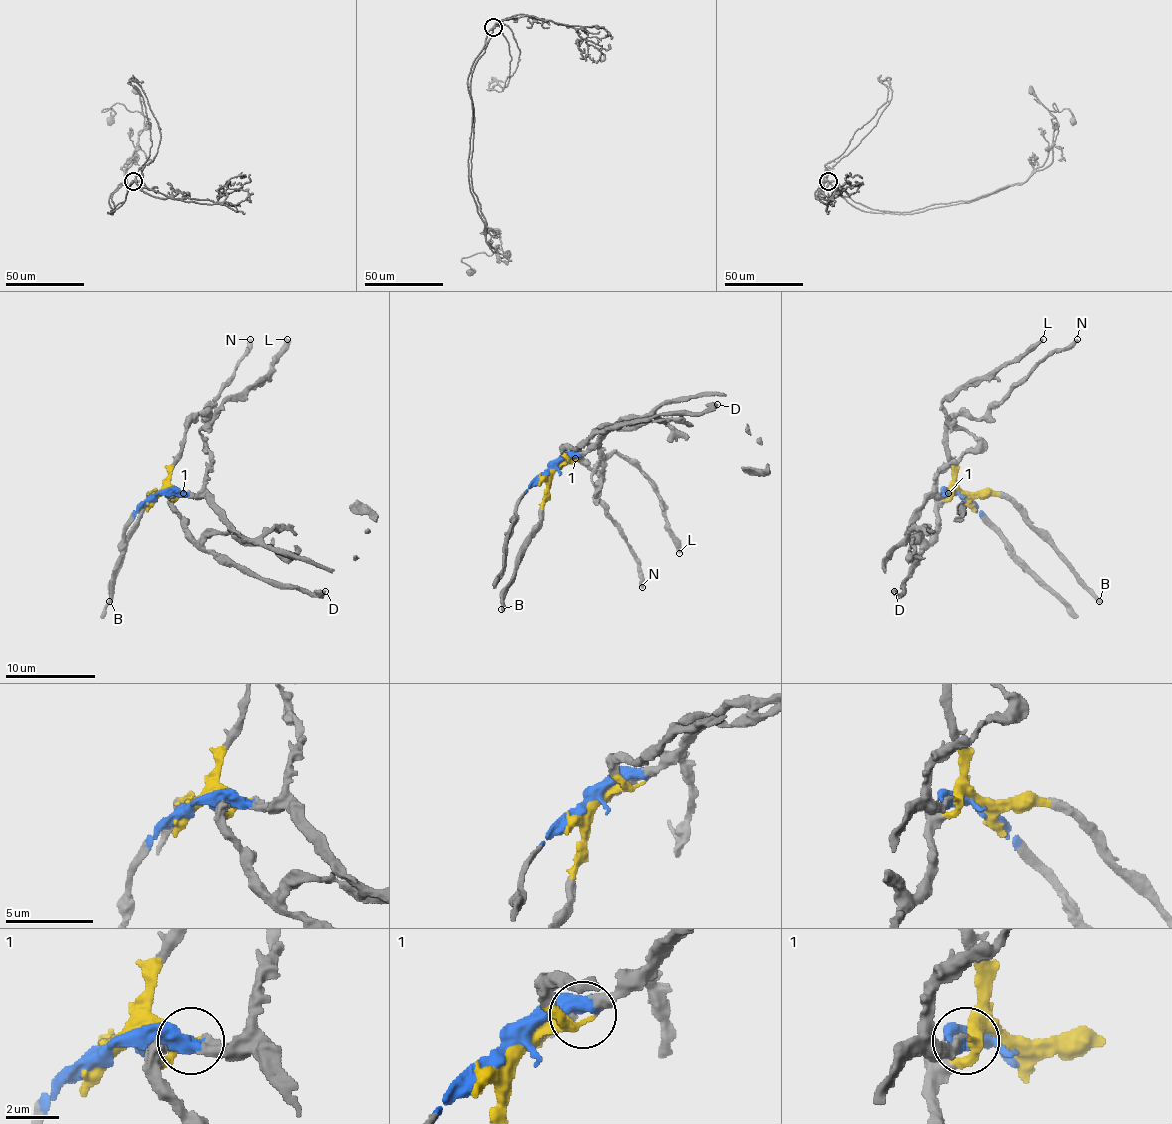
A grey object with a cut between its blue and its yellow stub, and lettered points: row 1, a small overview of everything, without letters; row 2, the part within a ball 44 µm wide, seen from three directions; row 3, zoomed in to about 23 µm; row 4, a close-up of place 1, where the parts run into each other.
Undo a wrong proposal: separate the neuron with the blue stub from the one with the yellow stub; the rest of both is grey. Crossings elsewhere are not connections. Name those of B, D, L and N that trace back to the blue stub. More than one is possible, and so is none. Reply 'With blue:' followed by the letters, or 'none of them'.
With blue: L

